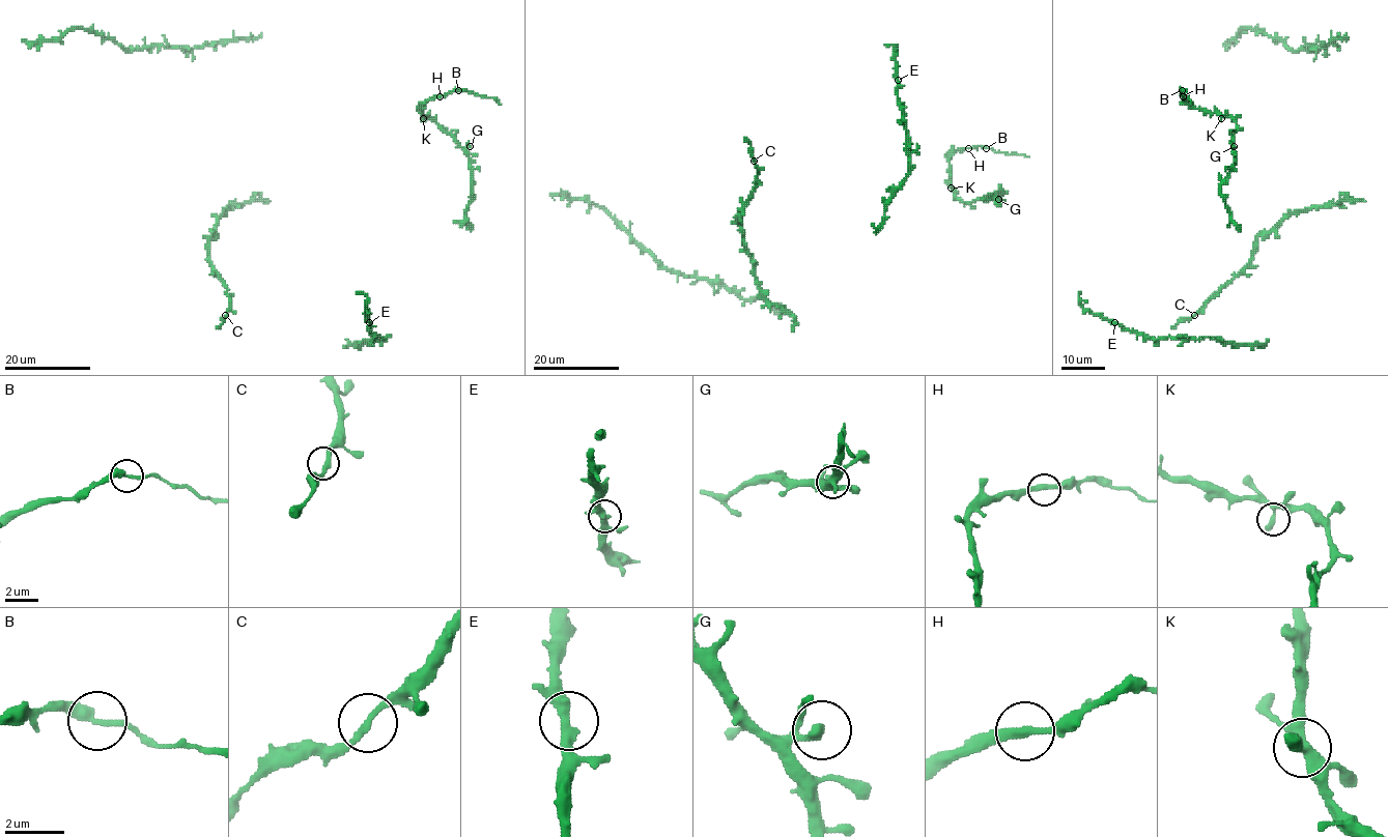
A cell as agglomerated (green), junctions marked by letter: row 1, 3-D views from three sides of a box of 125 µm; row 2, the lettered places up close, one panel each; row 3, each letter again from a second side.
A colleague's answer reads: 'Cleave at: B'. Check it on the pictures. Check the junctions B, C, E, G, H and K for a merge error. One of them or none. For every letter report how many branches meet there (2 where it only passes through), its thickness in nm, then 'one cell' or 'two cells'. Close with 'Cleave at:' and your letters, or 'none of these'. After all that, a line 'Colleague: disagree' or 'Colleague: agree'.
B: 2 branches meet; 300 nm thick; two cells
C: 2 branches meet; 240 nm thick; one cell
E: 2 branches meet; 360 nm thick; one cell
G: 2 branches meet; 240 nm thick; one cell
H: 2 branches meet; 320 nm thick; one cell
K: 2 branches meet; 320 nm thick; one cell
Cleave at: B
Colleague: agree

